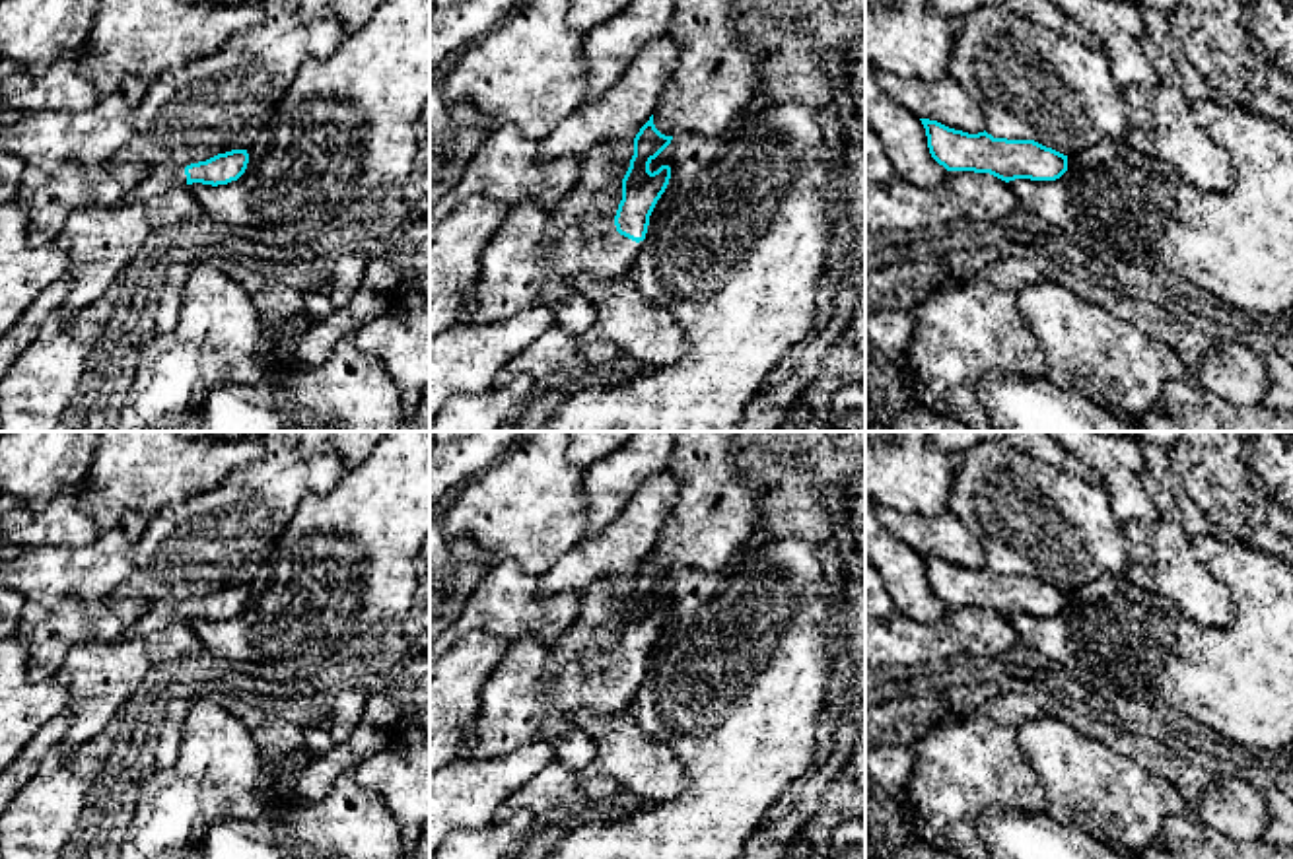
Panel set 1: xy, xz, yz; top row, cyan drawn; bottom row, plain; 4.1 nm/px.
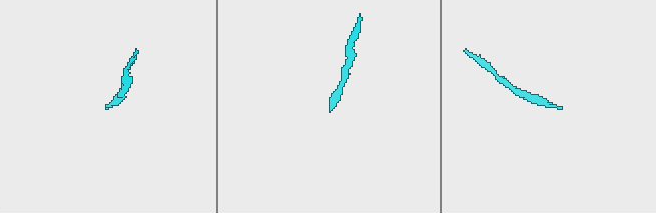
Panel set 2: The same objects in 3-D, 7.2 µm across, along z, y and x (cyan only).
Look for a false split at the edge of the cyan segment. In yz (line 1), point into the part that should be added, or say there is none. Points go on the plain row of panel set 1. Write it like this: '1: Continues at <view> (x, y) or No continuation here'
1: No continuation here

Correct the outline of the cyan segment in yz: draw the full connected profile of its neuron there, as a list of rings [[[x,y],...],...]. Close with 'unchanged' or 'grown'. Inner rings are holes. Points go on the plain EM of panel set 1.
[[[920,554],[931,593],[947,606],[990,608],[1005,618],[1015,614],[1056,616],[1067,606],[1067,591],[1034,575],[1007,575],[968,569],[937,556]]]; unchanged

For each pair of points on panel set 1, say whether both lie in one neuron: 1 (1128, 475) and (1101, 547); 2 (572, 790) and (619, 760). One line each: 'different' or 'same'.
1: different
2: different

